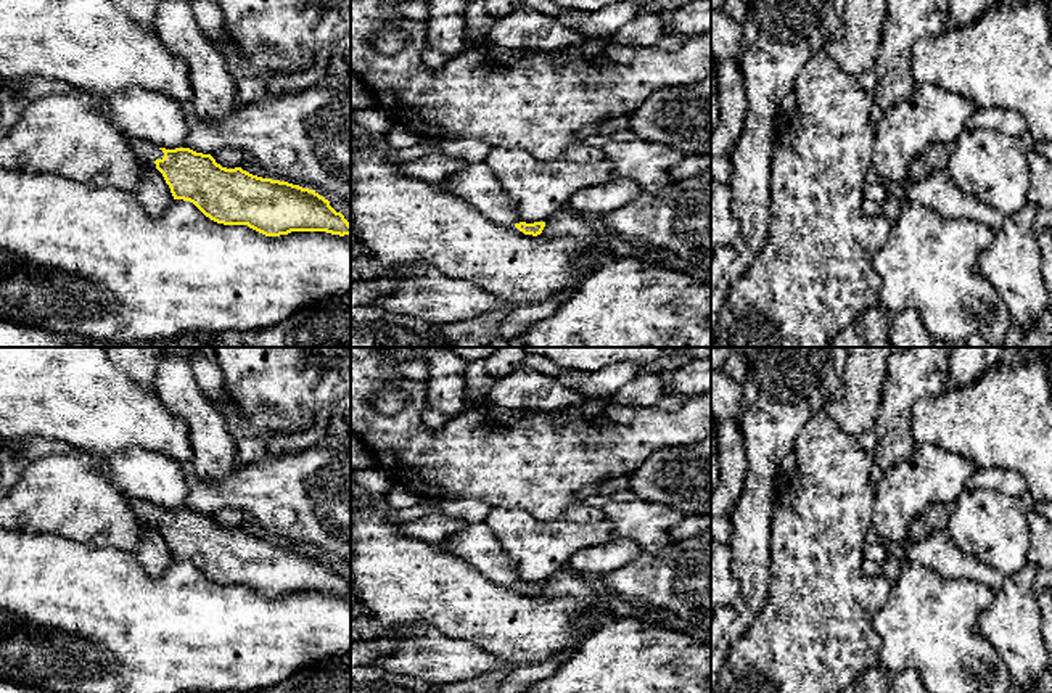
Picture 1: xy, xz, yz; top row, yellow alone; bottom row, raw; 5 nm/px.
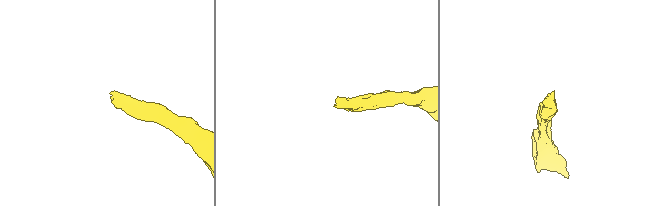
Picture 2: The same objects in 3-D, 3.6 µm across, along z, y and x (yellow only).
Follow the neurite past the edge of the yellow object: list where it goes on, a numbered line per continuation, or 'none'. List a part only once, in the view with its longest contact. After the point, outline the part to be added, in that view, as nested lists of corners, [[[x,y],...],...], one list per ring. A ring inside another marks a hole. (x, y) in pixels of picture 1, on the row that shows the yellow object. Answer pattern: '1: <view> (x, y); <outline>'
1: xy (148, 153); [[[125,135],[127,143],[130,145],[132,151],[145,162],[150,164],[156,159],[162,159],[164,153],[162,150],[153,146],[151,143],[145,140],[138,140],[134,137]]]

